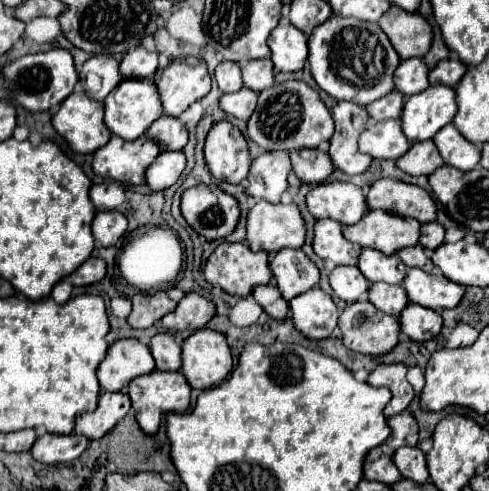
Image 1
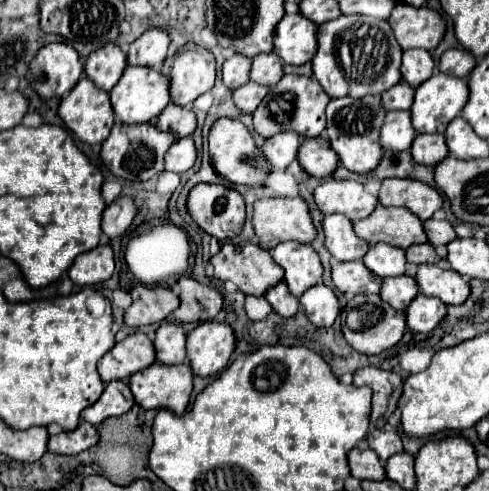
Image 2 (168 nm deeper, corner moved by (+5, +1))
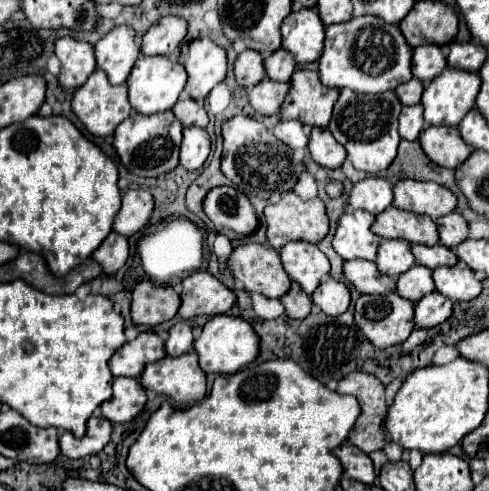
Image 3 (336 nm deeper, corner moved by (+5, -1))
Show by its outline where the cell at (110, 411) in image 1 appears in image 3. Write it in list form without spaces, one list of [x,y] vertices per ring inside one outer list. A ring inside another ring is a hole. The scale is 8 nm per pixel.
[[[116,377],[114,379],[114,395],[104,401],[100,411],[112,423],[128,423],[132,421],[146,405],[146,391],[138,379],[132,377]]]

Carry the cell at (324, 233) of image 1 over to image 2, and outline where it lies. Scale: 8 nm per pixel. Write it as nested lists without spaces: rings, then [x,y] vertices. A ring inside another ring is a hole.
[[[324,215],[324,245],[336,261],[360,261],[368,251],[368,243],[358,239],[352,231],[352,221],[344,215]]]

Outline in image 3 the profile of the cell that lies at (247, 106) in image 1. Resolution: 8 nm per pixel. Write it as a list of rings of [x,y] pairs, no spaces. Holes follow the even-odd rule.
[[[264,79],[248,91],[250,105],[260,115],[274,115],[280,111],[280,105],[284,103],[288,89],[290,89],[290,83],[276,83],[272,79]]]

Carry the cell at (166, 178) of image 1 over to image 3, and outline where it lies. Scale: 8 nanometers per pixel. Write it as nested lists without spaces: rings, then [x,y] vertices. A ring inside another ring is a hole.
[[[186,127],[180,147],[180,165],[188,171],[200,169],[210,155],[210,135],[200,127]]]

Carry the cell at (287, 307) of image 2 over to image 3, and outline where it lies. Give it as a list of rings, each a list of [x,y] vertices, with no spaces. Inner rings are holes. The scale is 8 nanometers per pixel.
[[[292,283],[292,289],[280,299],[286,307],[286,313],[292,317],[292,319],[304,319],[308,317],[310,309],[312,309],[312,297],[308,293],[304,293],[300,289],[300,285]]]

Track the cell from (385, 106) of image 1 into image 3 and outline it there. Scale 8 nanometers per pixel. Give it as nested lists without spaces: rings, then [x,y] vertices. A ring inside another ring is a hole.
[[[412,77],[408,83],[402,83],[396,89],[396,95],[400,97],[402,105],[416,105],[416,103],[420,103],[422,91],[424,91],[424,85],[420,81],[416,81],[416,77]]]

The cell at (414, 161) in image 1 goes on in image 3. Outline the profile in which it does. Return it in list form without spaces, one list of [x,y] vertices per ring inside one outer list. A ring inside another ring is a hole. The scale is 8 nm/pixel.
[[[444,125],[424,129],[420,133],[420,145],[432,163],[448,169],[456,169],[472,153],[472,145],[460,141],[460,131],[444,129]]]

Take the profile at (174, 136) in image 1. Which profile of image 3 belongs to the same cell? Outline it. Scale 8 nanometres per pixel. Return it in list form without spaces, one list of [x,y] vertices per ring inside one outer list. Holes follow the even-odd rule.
[[[186,93],[178,99],[172,113],[176,115],[176,119],[182,121],[184,127],[206,127],[208,125],[208,113],[204,109],[204,103],[188,97]]]

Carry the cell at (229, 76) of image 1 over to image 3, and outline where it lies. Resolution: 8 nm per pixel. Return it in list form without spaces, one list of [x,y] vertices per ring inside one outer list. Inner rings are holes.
[[[254,49],[242,51],[238,55],[236,63],[234,63],[234,75],[236,75],[236,81],[242,87],[258,85],[258,81],[262,81],[266,77],[262,55],[258,51],[254,51]]]

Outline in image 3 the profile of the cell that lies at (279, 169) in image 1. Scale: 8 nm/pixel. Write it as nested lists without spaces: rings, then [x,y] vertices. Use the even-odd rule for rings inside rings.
[[[280,121],[274,127],[274,135],[284,141],[290,149],[304,149],[308,145],[308,137],[302,131],[302,123],[300,121]]]

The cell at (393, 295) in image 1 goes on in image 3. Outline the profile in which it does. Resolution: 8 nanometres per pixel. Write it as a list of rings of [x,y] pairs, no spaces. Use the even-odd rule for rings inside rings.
[[[414,265],[396,281],[396,293],[414,303],[432,291],[434,291],[432,269],[426,269],[424,265]]]

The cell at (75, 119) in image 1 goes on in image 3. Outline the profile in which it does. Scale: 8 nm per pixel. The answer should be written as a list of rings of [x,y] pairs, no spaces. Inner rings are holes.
[[[96,69],[76,91],[72,109],[92,135],[112,135],[116,125],[132,113],[132,105],[128,105],[128,87],[124,83],[110,85],[106,73]]]

